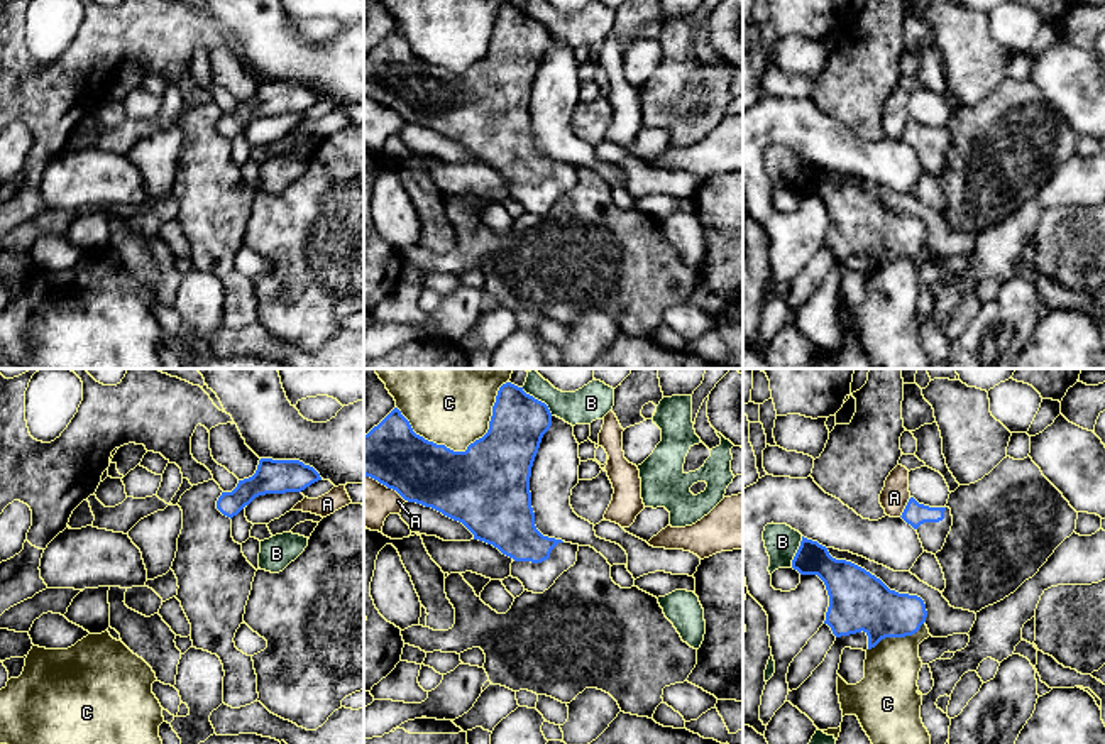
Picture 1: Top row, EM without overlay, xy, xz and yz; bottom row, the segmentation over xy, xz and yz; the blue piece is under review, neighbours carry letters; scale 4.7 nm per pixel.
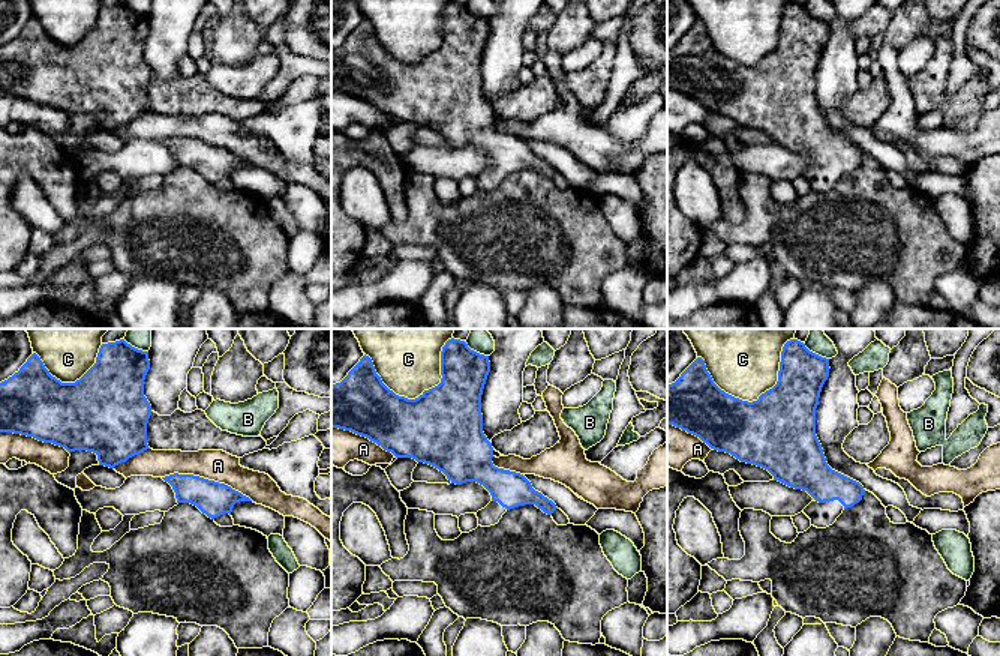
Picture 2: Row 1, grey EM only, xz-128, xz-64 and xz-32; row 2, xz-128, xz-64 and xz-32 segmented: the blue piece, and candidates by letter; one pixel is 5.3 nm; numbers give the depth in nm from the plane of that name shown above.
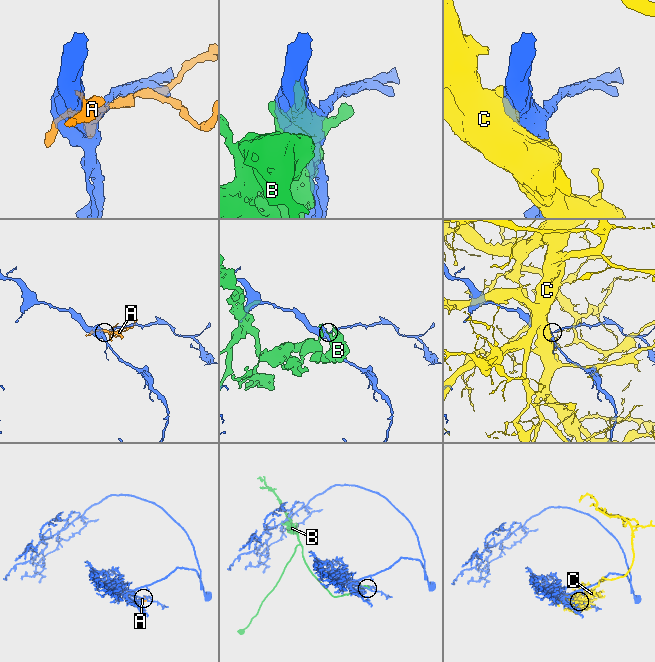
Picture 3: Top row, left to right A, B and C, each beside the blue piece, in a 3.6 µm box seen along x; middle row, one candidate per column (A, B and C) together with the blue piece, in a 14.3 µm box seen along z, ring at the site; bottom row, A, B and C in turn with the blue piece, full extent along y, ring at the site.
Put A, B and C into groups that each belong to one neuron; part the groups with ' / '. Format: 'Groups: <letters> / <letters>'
Groups: A / B / C

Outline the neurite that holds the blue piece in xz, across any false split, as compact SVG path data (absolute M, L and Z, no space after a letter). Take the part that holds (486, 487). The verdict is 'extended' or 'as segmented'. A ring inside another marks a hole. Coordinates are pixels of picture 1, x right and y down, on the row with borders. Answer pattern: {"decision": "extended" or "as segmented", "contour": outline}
{"decision": "extended", "contour": "M506 382L499 387L487 433L470 443L465 451L454 451L416 435L410 421L394 408L377 426L364 435L364 475L396 490L404 501L432 507L443 516L462 522L474 539L498 548L513 560L511 577L518 578L525 590L543 594L555 580L577 561L579 544L543 536L535 526L531 507L530 477L543 435L552 426L548 406L523 387Z"}

